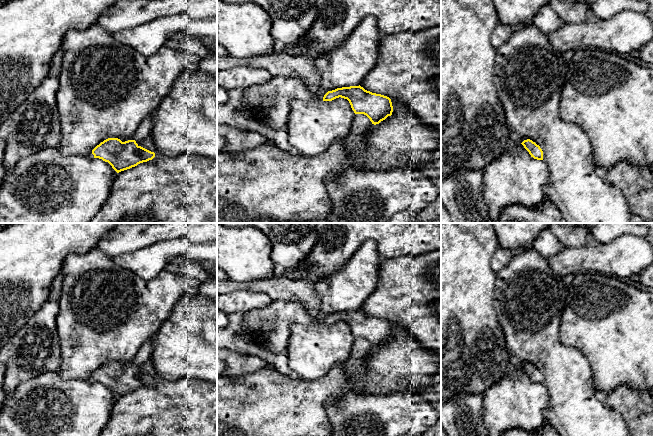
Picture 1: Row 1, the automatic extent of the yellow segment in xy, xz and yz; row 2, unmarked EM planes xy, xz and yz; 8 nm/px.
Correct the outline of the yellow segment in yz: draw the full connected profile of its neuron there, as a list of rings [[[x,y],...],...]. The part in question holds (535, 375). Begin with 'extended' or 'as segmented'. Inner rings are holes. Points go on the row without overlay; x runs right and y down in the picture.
extended; [[[530,363],[524,364],[521,368],[511,369],[511,377],[512,378],[520,378],[523,373],[526,373],[531,381],[537,384],[543,384],[543,375],[539,369],[533,366]]]

